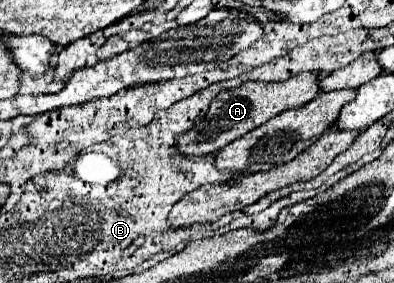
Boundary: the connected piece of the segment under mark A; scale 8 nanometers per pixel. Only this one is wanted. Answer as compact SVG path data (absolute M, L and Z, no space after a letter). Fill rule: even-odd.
M301 72L297 76L291 76L281 82L243 82L237 88L223 90L209 106L207 116L191 128L187 134L179 136L179 150L185 156L205 156L205 154L215 154L229 142L241 138L243 134L255 130L257 126L265 124L269 118L289 110L303 106L311 102L319 94L319 82L317 82L317 72Z

